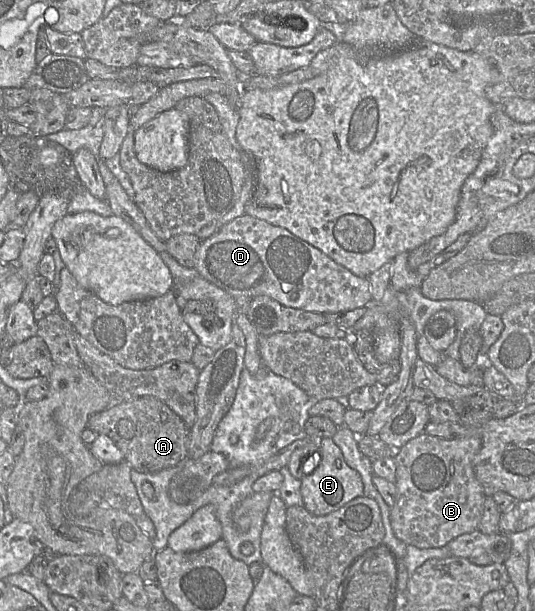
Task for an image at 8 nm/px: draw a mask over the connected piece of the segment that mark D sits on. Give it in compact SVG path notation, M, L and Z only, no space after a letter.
M247 214L224 224L214 235L200 242L195 253L194 268L201 277L233 298L265 295L284 306L304 311L337 313L367 306L371 300L368 278L353 274L286 228L271 225Z

